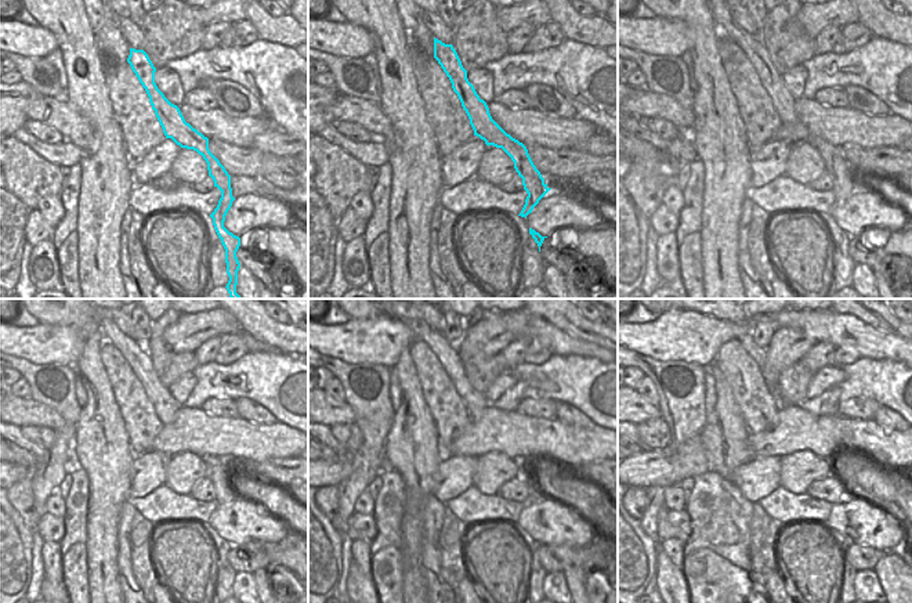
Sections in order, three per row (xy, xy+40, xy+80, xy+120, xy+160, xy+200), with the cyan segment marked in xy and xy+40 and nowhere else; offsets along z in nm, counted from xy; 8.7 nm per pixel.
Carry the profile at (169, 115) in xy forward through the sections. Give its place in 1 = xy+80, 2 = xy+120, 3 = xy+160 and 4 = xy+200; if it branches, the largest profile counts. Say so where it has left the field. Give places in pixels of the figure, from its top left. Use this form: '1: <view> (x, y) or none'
1: xy+80 (782, 101)
2: xy+120 (165, 405)
3: xy+160 (476, 403)
4: xy+200 (756, 353)

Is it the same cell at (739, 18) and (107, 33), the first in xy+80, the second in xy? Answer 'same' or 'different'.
different

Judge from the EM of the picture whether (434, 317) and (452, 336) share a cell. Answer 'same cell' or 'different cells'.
different cells

